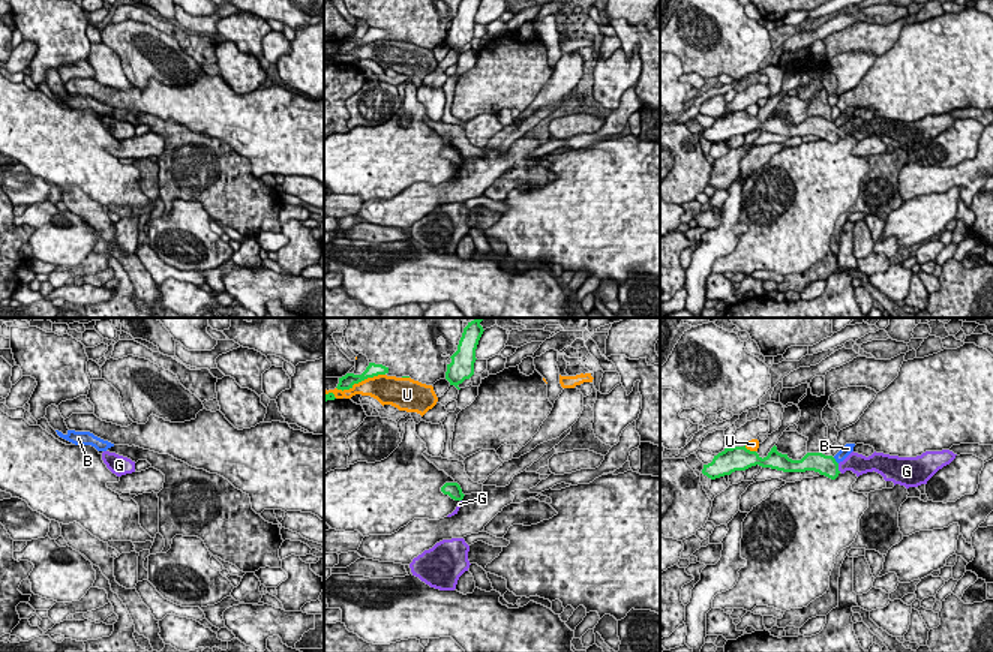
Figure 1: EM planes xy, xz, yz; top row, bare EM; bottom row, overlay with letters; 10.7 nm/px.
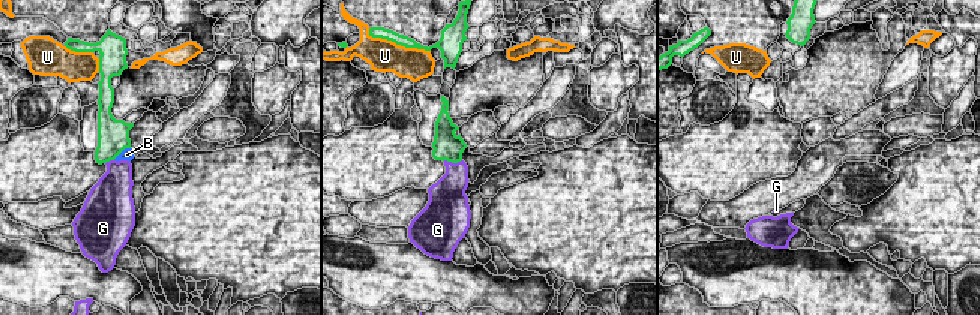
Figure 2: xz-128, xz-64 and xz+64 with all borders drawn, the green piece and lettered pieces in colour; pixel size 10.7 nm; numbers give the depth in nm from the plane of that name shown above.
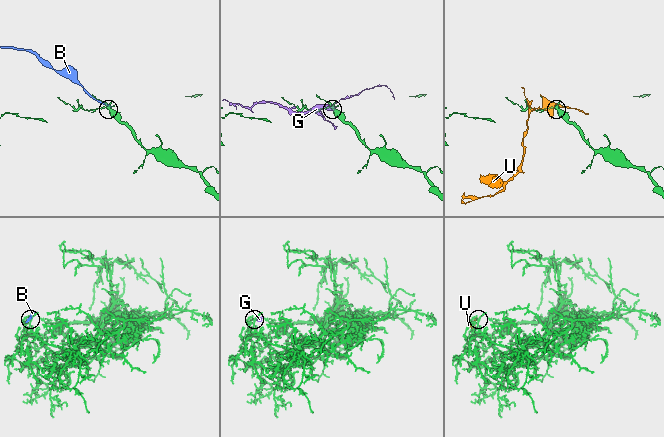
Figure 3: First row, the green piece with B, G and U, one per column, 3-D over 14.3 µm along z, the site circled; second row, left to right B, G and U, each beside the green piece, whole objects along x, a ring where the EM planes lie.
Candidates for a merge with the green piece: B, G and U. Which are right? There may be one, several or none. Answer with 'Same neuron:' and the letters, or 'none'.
Same neuron: G

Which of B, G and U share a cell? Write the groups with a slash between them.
B / G / U

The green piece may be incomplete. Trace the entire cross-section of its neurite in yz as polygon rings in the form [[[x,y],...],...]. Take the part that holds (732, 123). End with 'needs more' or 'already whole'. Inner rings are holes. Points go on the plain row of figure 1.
[[[774,109],[766,121],[760,121],[756,115],[744,111],[724,112],[714,120],[712,126],[704,129],[702,138],[711,144],[730,139],[735,135],[746,135],[752,130],[771,132],[783,136],[814,135],[831,144],[838,138],[852,135],[856,141],[867,136],[878,136],[885,145],[892,145],[906,153],[927,148],[927,145],[944,130],[950,129],[957,118],[950,114],[926,115],[916,121],[898,121],[884,117],[873,117],[866,121],[850,117],[843,126],[837,127],[832,120],[822,117],[807,117],[801,124],[792,124],[788,118],[777,115]]] | needs more

